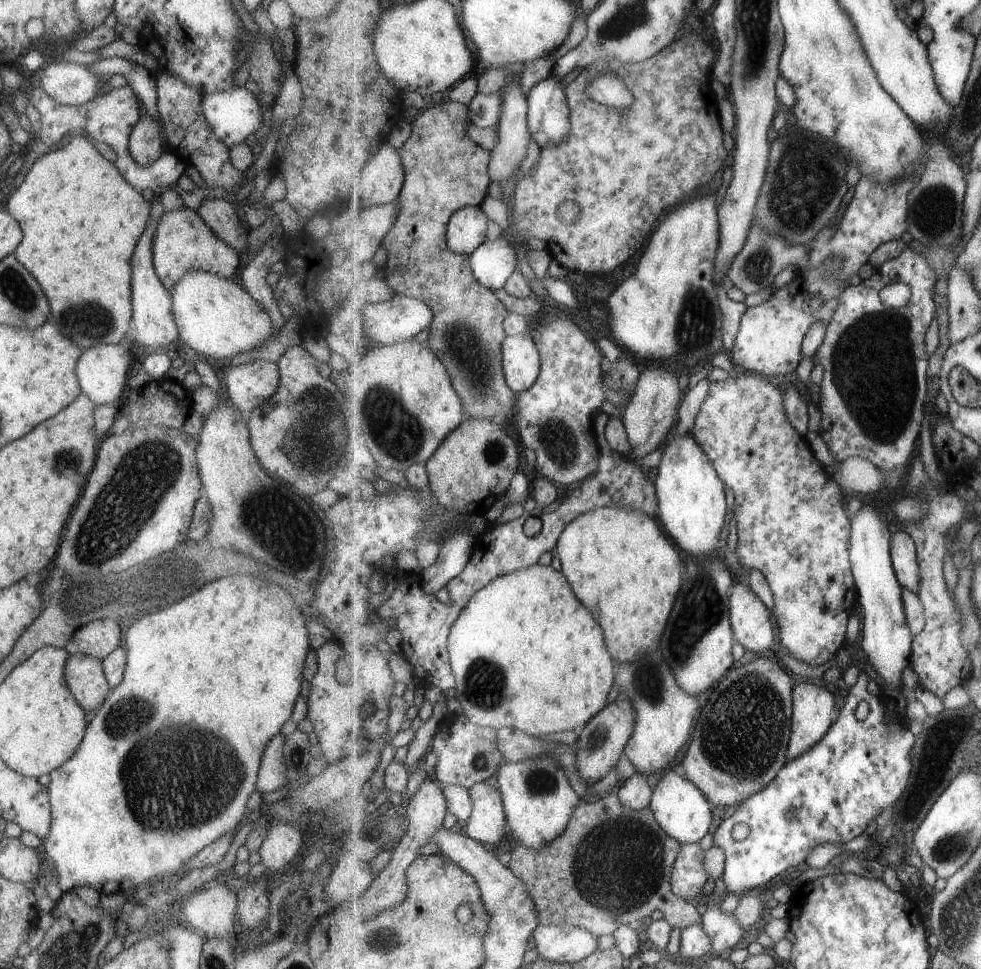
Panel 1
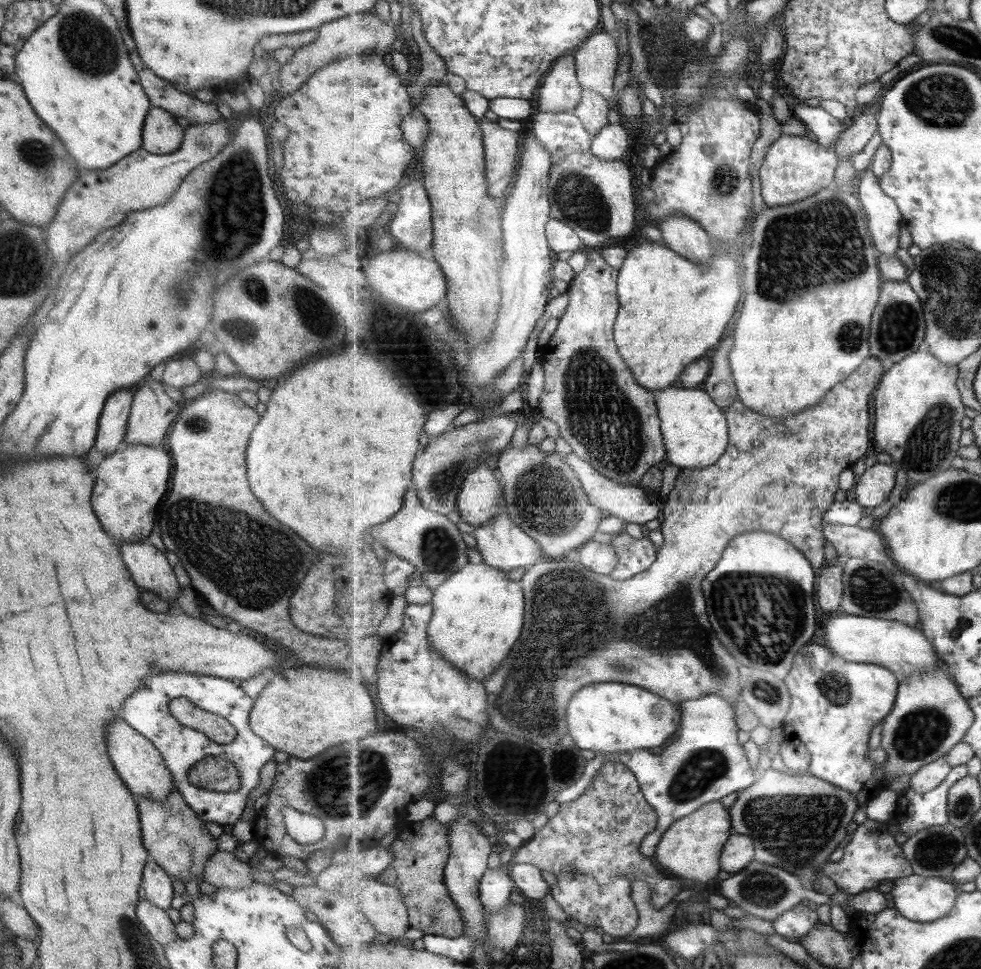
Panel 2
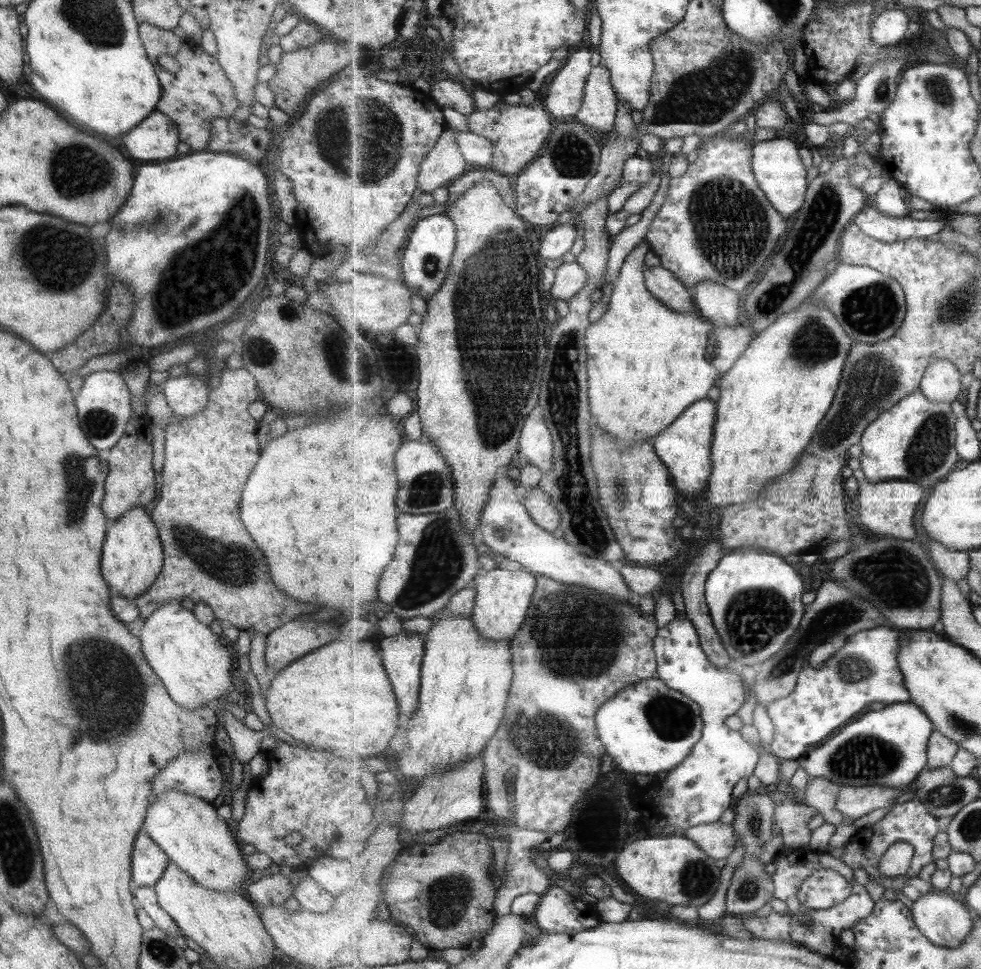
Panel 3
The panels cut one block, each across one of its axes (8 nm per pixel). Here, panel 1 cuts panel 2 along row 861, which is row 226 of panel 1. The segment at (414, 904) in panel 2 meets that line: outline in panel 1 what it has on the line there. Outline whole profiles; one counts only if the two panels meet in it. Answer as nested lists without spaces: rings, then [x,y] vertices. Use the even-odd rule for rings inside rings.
[[[449,101],[441,104],[439,104],[439,102],[433,103],[432,107],[424,108],[423,112],[412,123],[411,136],[409,136],[399,148],[399,152],[404,160],[406,174],[405,184],[398,198],[399,204],[401,204],[401,206],[399,206],[399,216],[397,216],[397,220],[395,220],[395,226],[393,226],[393,228],[387,233],[387,236],[385,236],[380,243],[380,252],[377,255],[377,262],[374,268],[384,275],[387,284],[393,288],[393,292],[395,292],[396,295],[415,297],[425,301],[425,304],[431,306],[433,312],[435,312],[433,322],[429,328],[430,334],[428,337],[428,347],[431,348],[433,352],[436,352],[439,358],[444,359],[443,364],[445,364],[445,368],[448,368],[449,374],[453,378],[453,386],[455,386],[457,394],[459,394],[463,401],[465,416],[469,418],[490,418],[495,420],[497,424],[504,426],[506,422],[505,420],[516,412],[515,392],[509,386],[508,381],[505,378],[503,356],[503,341],[508,335],[504,327],[504,322],[509,316],[509,310],[507,306],[501,302],[496,291],[482,285],[480,281],[475,278],[473,268],[471,268],[471,254],[457,254],[456,252],[453,252],[448,245],[448,224],[449,220],[452,219],[453,214],[455,214],[459,208],[481,206],[485,197],[488,196],[487,190],[489,184],[493,182],[489,172],[489,163],[492,162],[492,152],[477,144],[477,142],[469,136],[470,122],[468,106],[459,102]]]

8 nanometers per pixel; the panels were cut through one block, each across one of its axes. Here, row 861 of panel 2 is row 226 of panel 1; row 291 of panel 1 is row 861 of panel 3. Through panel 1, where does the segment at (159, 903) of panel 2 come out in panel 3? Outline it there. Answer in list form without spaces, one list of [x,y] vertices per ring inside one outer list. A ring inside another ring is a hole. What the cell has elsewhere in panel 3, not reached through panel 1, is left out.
[[[140,830],[132,843],[131,879],[138,887],[153,887],[161,877],[168,856]]]

